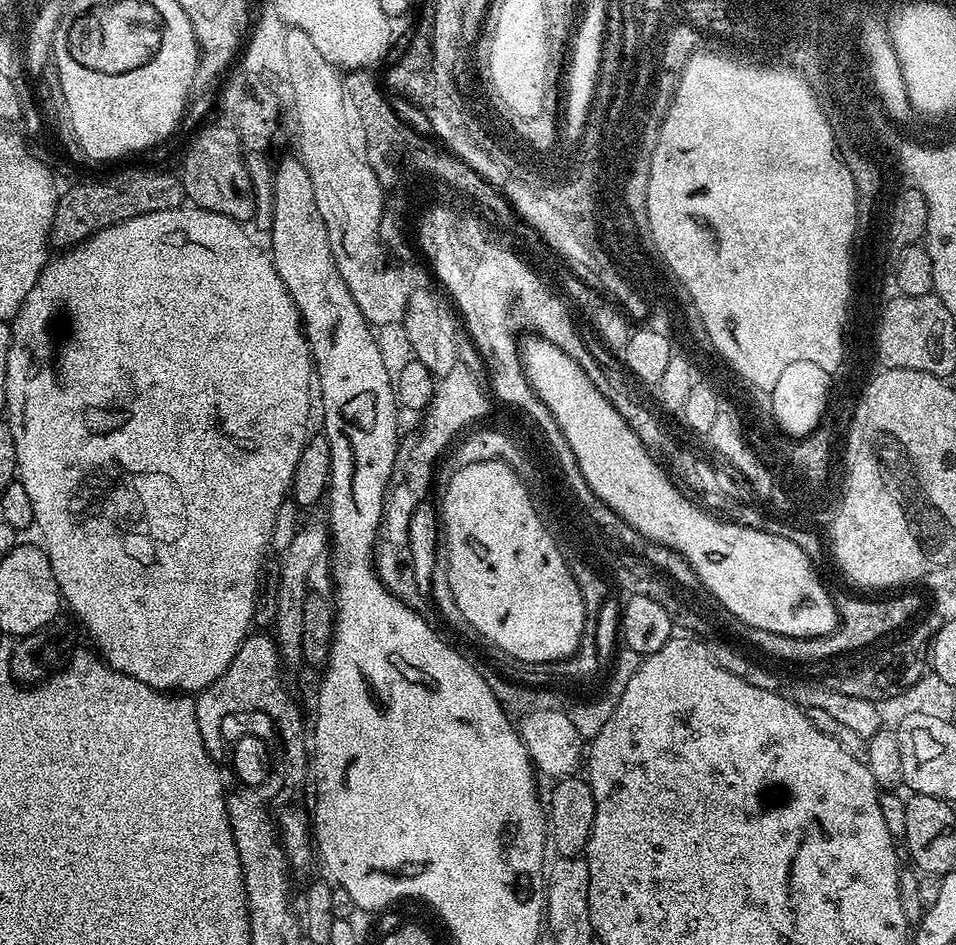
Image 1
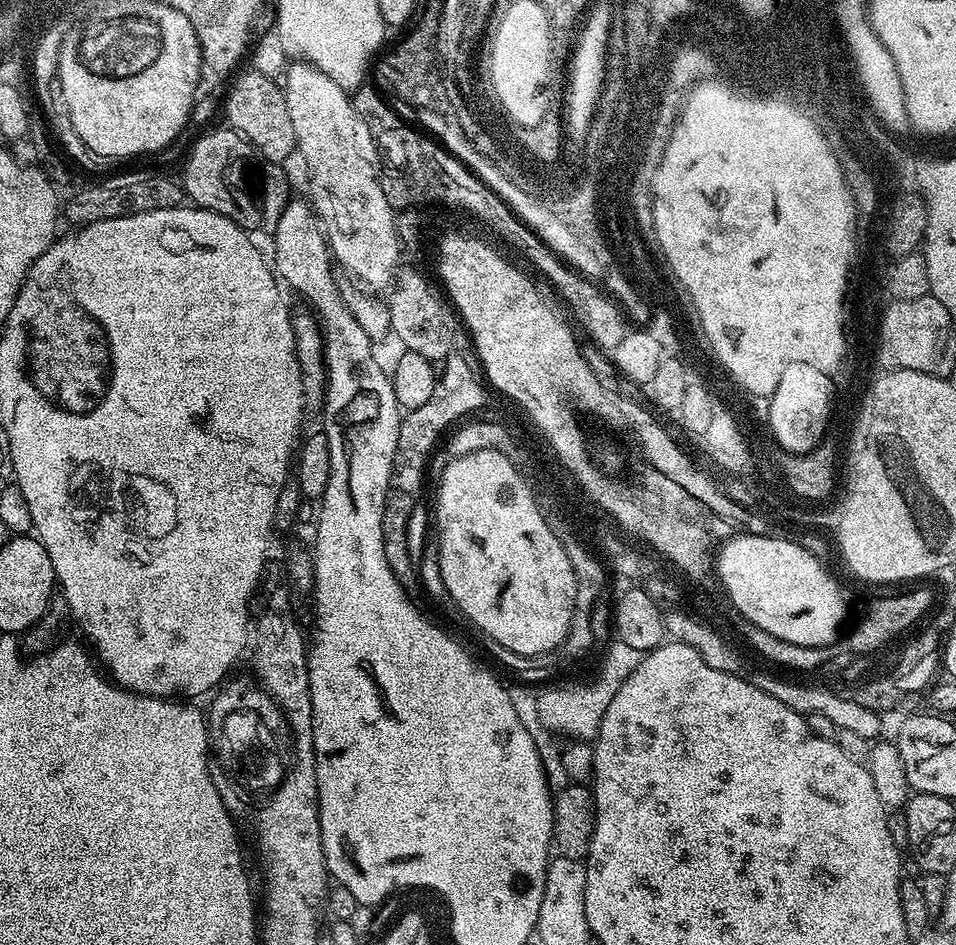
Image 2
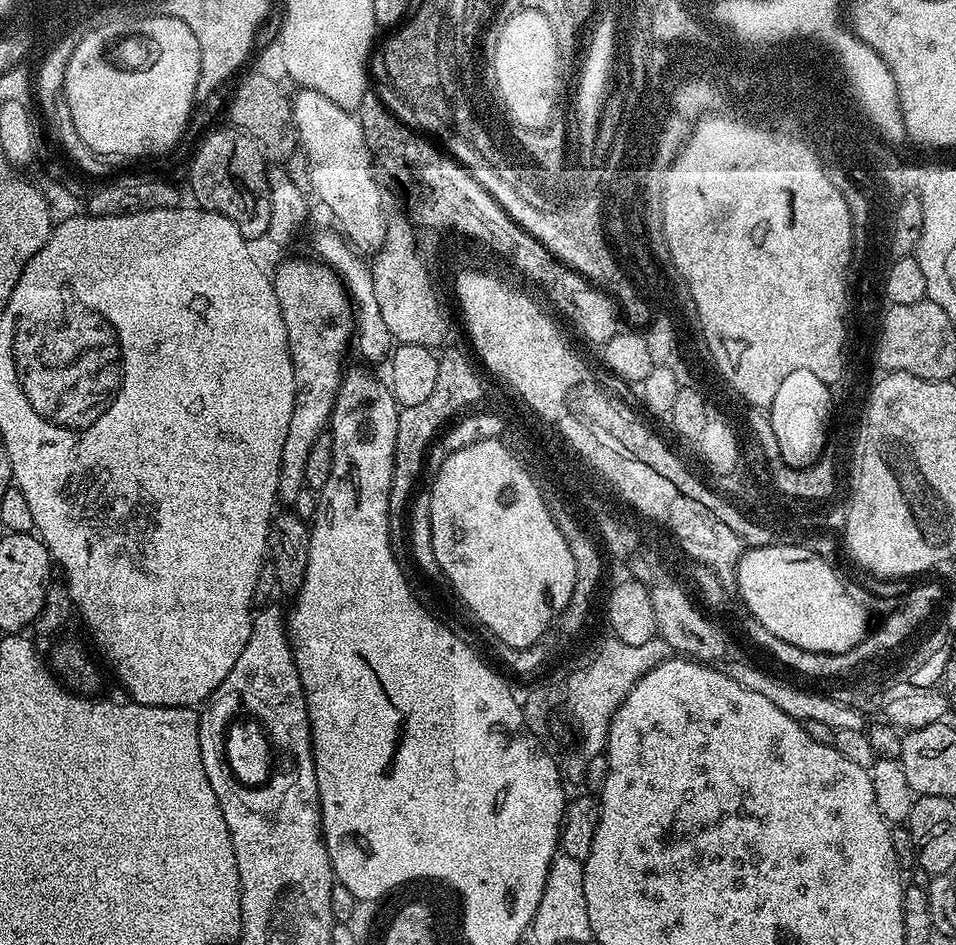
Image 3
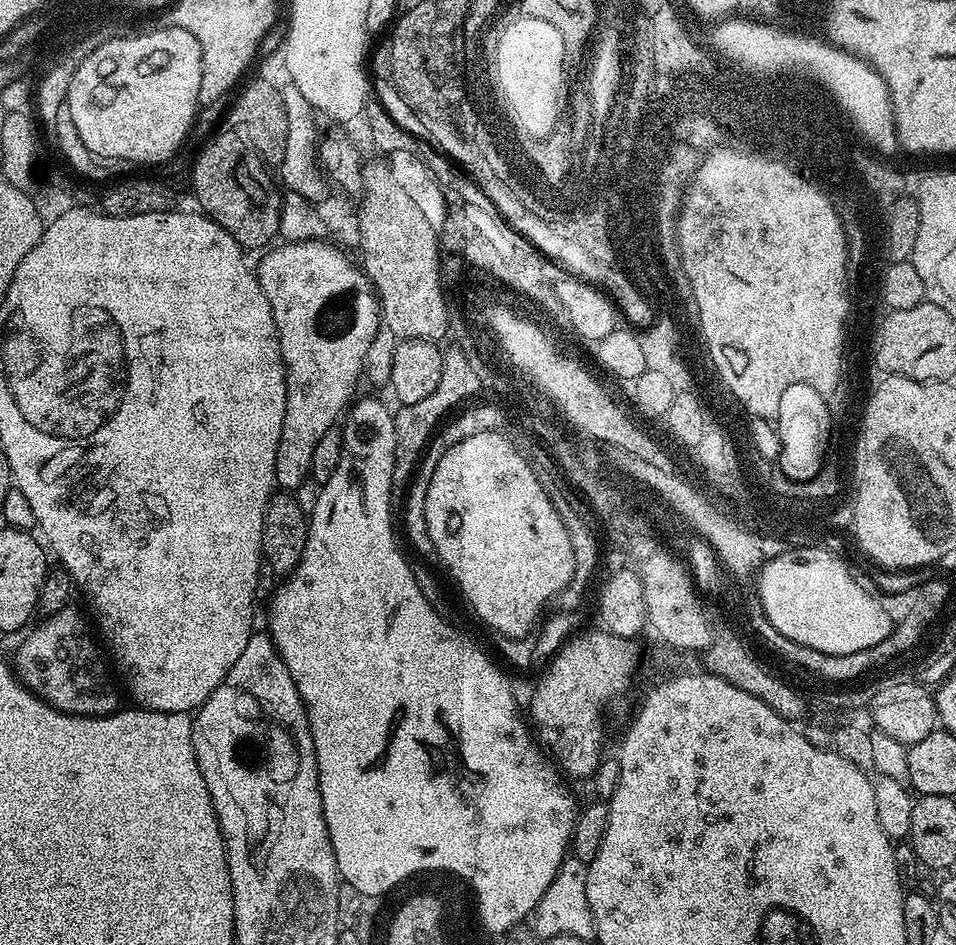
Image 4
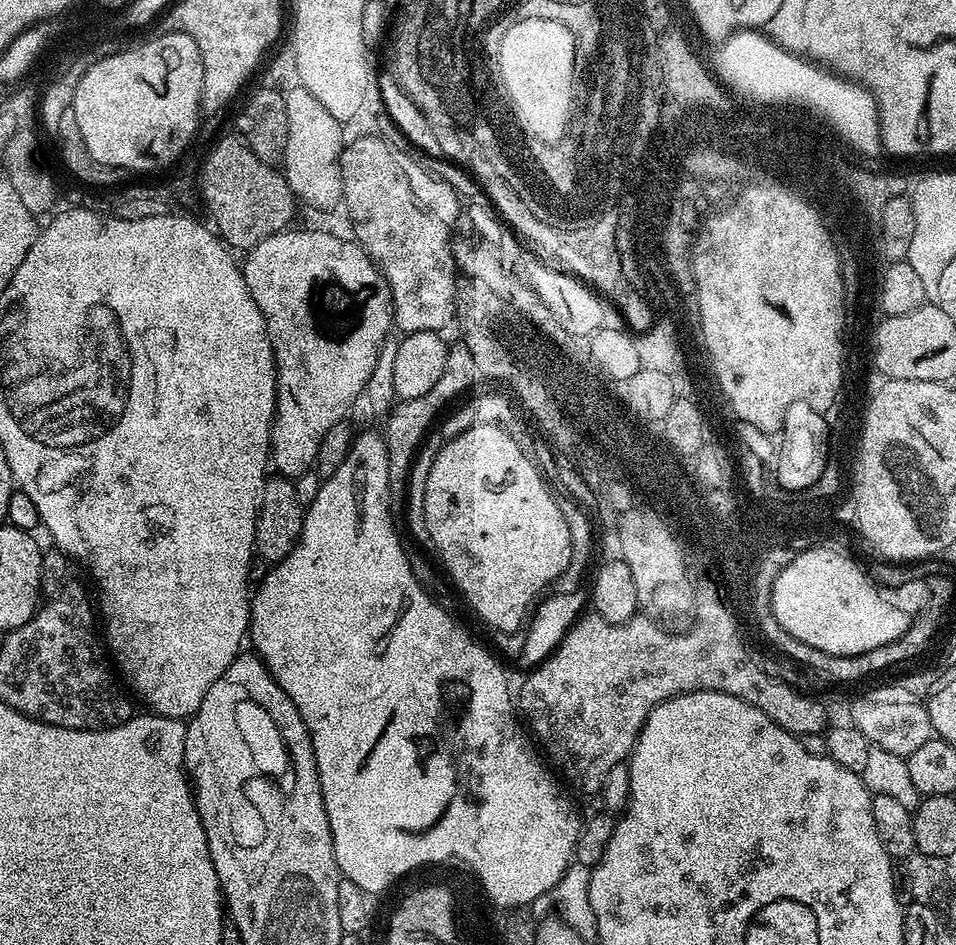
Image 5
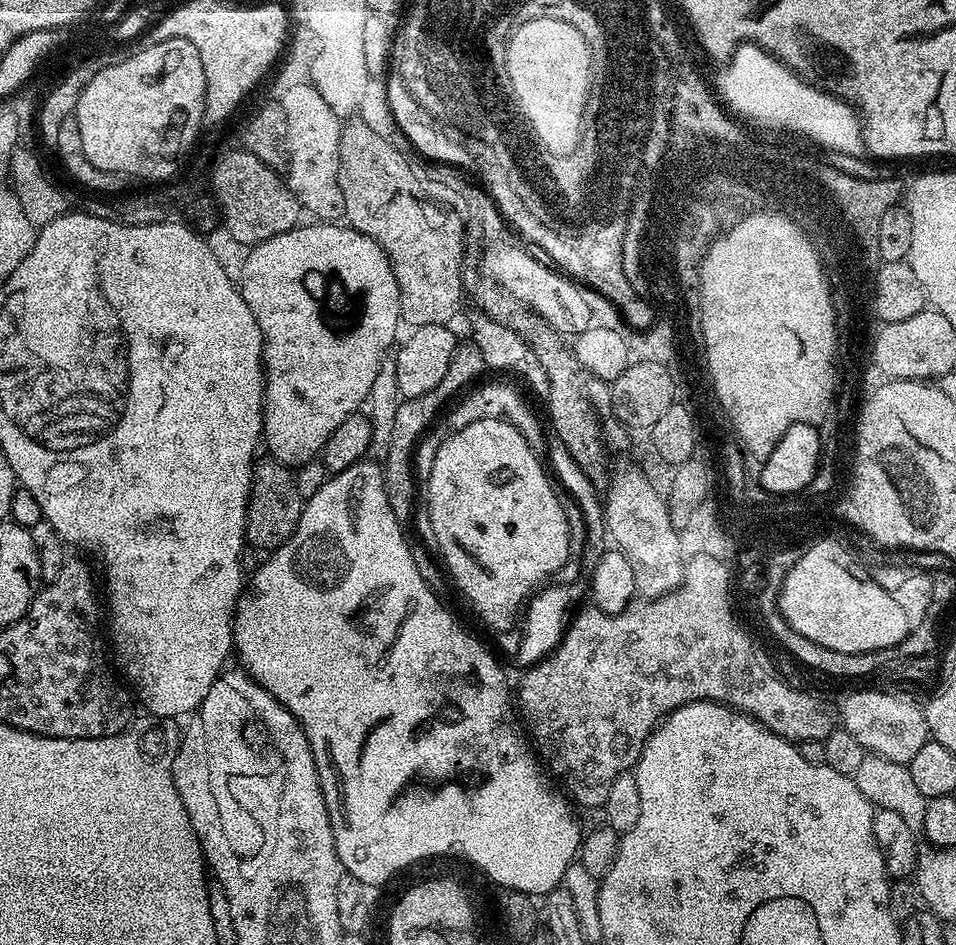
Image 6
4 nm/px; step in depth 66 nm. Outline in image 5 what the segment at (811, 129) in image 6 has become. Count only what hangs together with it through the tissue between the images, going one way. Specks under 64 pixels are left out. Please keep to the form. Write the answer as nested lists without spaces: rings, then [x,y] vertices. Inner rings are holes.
[[[753,29],[733,32],[717,48],[714,72],[729,91],[738,90],[742,95],[766,104],[798,102],[816,106],[819,114],[832,126],[831,131],[841,141],[850,141],[854,149],[864,154],[863,157],[874,158],[883,153],[877,102],[863,84],[832,75],[812,61],[777,46]]]

